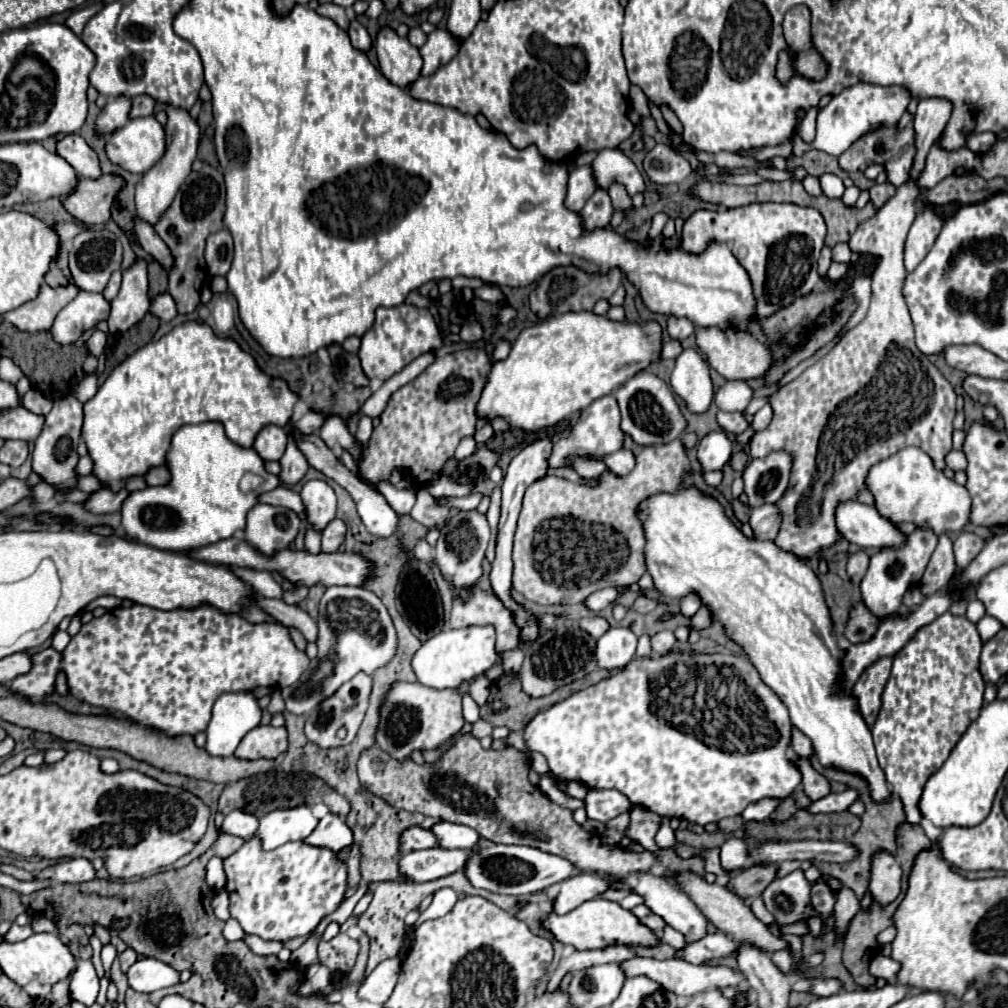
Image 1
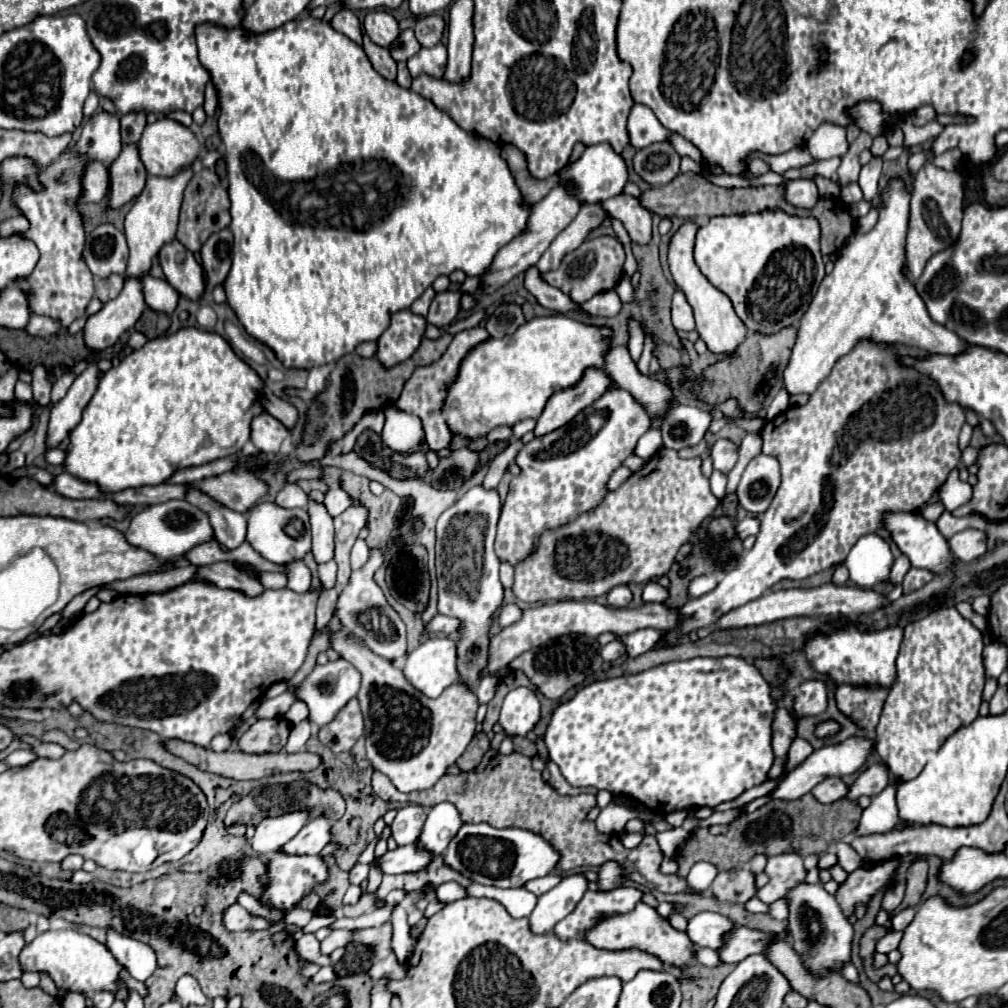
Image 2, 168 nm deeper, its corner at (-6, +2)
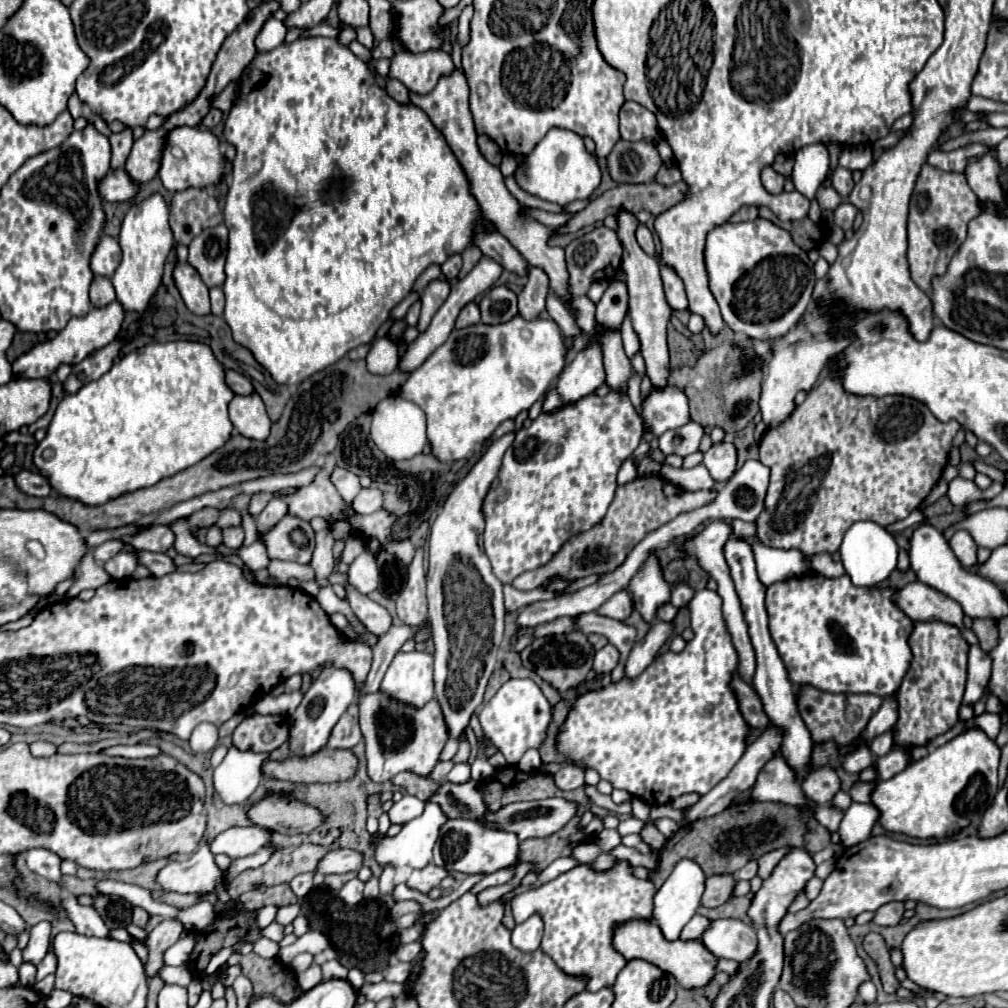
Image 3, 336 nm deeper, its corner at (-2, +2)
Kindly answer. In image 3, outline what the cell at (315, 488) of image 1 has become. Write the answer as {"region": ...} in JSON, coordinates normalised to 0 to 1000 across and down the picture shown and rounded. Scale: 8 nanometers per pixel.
{"region":[[[326,526],[314,528],[313,530],[313,546],[311,546],[311,554],[309,554],[309,562],[314,569],[314,577],[318,581],[324,579],[324,571],[330,567],[330,540],[332,536],[328,534]]]}

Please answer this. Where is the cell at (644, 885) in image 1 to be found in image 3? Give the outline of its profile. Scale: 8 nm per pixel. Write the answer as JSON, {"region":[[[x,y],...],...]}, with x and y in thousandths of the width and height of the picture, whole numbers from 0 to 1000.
{"region":[[[727,911],[707,913],[693,933],[707,948],[725,950],[731,954],[745,950],[751,940],[749,923],[743,917]]]}

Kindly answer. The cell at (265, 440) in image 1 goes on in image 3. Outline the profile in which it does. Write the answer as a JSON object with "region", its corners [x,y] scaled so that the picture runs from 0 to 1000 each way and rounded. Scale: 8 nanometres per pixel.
{"region":[[[233,393],[227,401],[227,415],[231,423],[249,437],[265,437],[269,431],[269,415],[265,413],[263,401],[253,393]]]}

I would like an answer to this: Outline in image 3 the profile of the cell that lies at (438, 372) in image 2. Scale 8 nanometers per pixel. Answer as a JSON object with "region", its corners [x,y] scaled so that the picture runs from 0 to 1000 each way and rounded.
{"region":[[[467,300],[455,312],[455,315],[451,319],[451,325],[457,327],[457,325],[463,325],[463,323],[471,323],[471,321],[475,321],[475,306],[473,306],[471,300]]]}

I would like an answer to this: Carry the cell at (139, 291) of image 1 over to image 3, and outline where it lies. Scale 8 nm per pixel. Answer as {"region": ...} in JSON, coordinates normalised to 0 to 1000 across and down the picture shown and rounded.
{"region":[[[114,298],[102,306],[90,306],[88,312],[84,312],[84,313],[70,315],[66,325],[63,325],[53,337],[37,341],[31,349],[19,353],[13,359],[13,371],[17,375],[45,375],[45,373],[53,373],[59,361],[78,361],[88,351],[104,345],[106,341],[110,341],[116,335],[122,315],[124,315],[124,306],[120,304],[118,298]]]}

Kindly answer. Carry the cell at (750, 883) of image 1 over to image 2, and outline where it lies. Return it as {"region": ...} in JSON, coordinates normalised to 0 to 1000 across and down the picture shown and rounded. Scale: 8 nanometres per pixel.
{"region":[[[739,861],[713,865],[705,877],[705,883],[713,895],[739,897],[745,889],[749,889],[749,869]]]}

